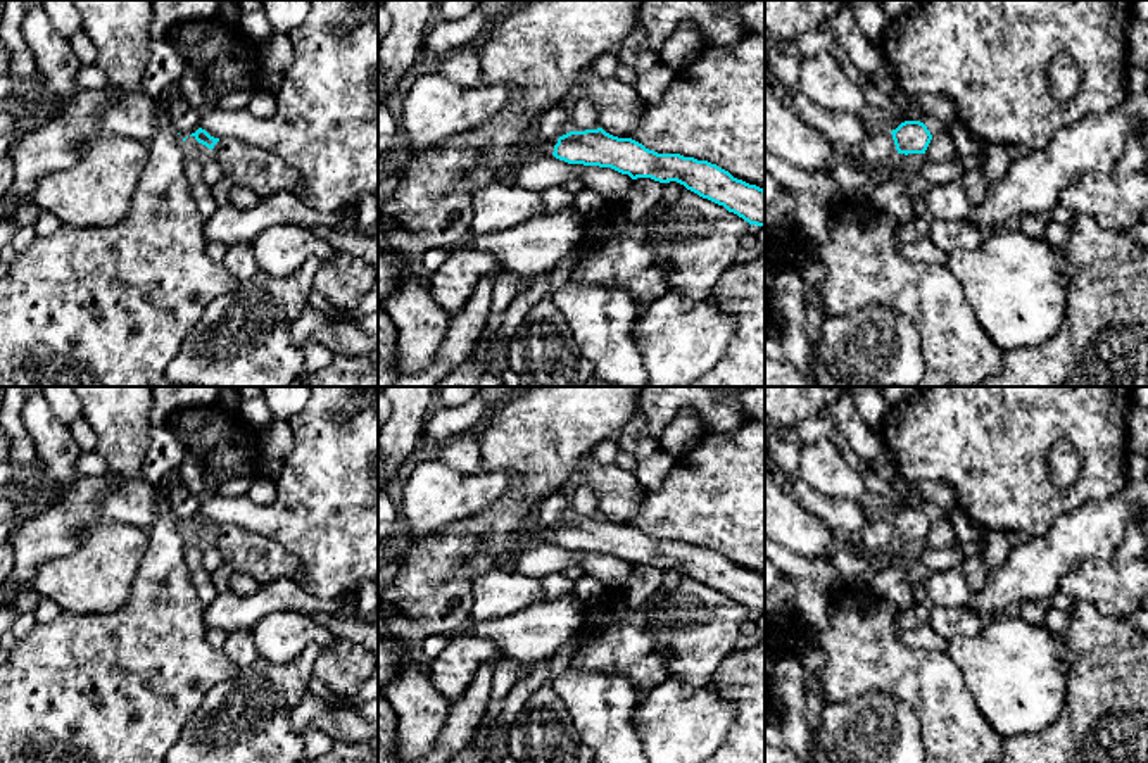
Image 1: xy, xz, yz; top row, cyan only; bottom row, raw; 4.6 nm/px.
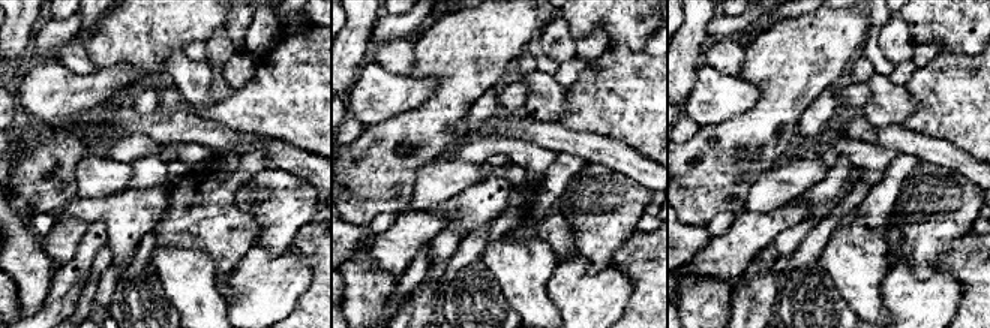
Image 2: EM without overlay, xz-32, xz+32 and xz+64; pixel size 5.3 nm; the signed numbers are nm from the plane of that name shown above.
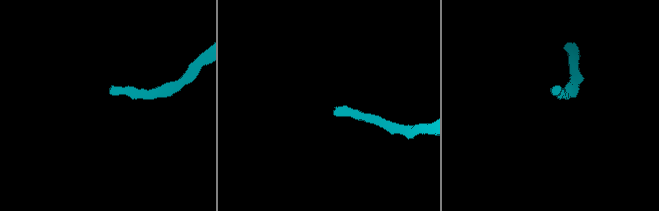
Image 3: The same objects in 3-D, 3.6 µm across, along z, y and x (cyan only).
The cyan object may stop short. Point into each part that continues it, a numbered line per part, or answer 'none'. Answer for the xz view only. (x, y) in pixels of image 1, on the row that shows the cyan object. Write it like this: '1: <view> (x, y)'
1: xz (532, 144)

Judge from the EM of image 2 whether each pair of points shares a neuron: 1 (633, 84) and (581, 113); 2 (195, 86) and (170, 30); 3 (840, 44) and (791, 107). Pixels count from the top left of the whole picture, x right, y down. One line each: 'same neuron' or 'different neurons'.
1: same neuron
2: different neurons
3: same neuron

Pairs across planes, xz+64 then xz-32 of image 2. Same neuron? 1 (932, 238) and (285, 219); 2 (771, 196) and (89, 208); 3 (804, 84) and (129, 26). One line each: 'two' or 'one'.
1: one
2: two
3: one

